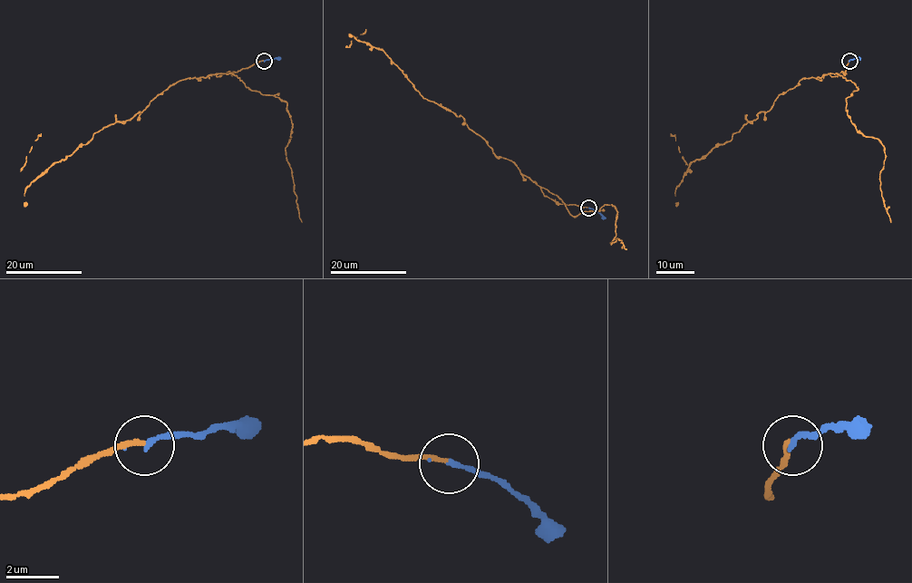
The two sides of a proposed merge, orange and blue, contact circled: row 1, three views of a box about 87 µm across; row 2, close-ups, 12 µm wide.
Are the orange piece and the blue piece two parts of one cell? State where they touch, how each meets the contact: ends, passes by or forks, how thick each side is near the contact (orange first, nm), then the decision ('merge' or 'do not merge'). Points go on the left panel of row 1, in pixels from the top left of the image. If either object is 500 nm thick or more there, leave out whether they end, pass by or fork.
place (264, 61); orange ends; blue ends; calibres 170 and 200 nm; merge

